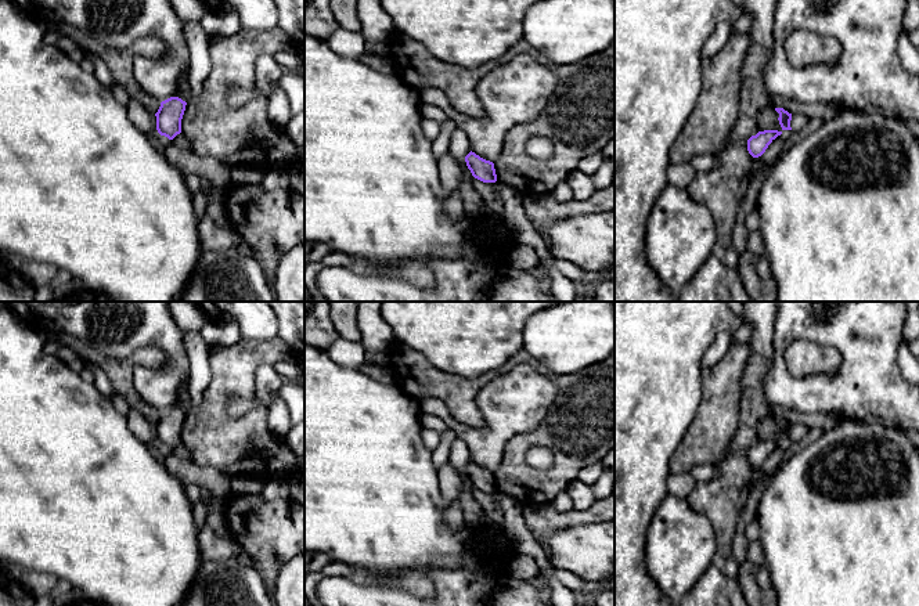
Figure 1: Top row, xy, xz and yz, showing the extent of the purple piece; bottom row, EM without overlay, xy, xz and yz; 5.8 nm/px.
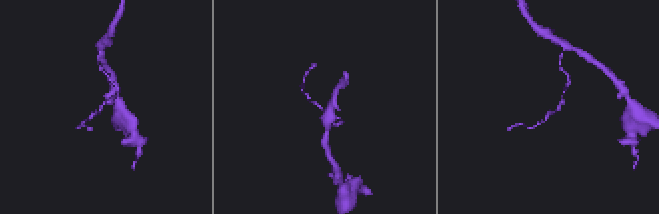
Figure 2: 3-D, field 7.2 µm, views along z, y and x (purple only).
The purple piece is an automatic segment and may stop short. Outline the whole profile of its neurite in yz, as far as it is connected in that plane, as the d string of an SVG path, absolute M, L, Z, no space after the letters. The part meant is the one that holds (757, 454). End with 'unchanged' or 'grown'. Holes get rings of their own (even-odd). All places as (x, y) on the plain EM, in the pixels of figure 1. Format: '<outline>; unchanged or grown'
M764 440L758 441L747 450L747 461L753 468L761 466L768 455L781 446L782 441L778 440Z; unchanged

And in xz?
M472 461L465 466L465 472L475 488L483 493L497 491L497 484L493 472L480 468Z; unchanged

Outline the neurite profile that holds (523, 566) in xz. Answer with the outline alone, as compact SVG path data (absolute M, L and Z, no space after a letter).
M518 553L509 563L509 574L513 578L531 580L538 576L538 564L534 556Z

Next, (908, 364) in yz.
M902 340L900 345L897 362L902 376L909 383L919 386L919 358L911 353L907 340Z

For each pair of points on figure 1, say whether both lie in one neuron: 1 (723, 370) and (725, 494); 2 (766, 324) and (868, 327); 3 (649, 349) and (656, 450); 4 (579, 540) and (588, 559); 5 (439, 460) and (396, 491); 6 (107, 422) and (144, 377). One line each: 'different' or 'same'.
1: different
2: different
3: same
4: same
5: different
6: different

